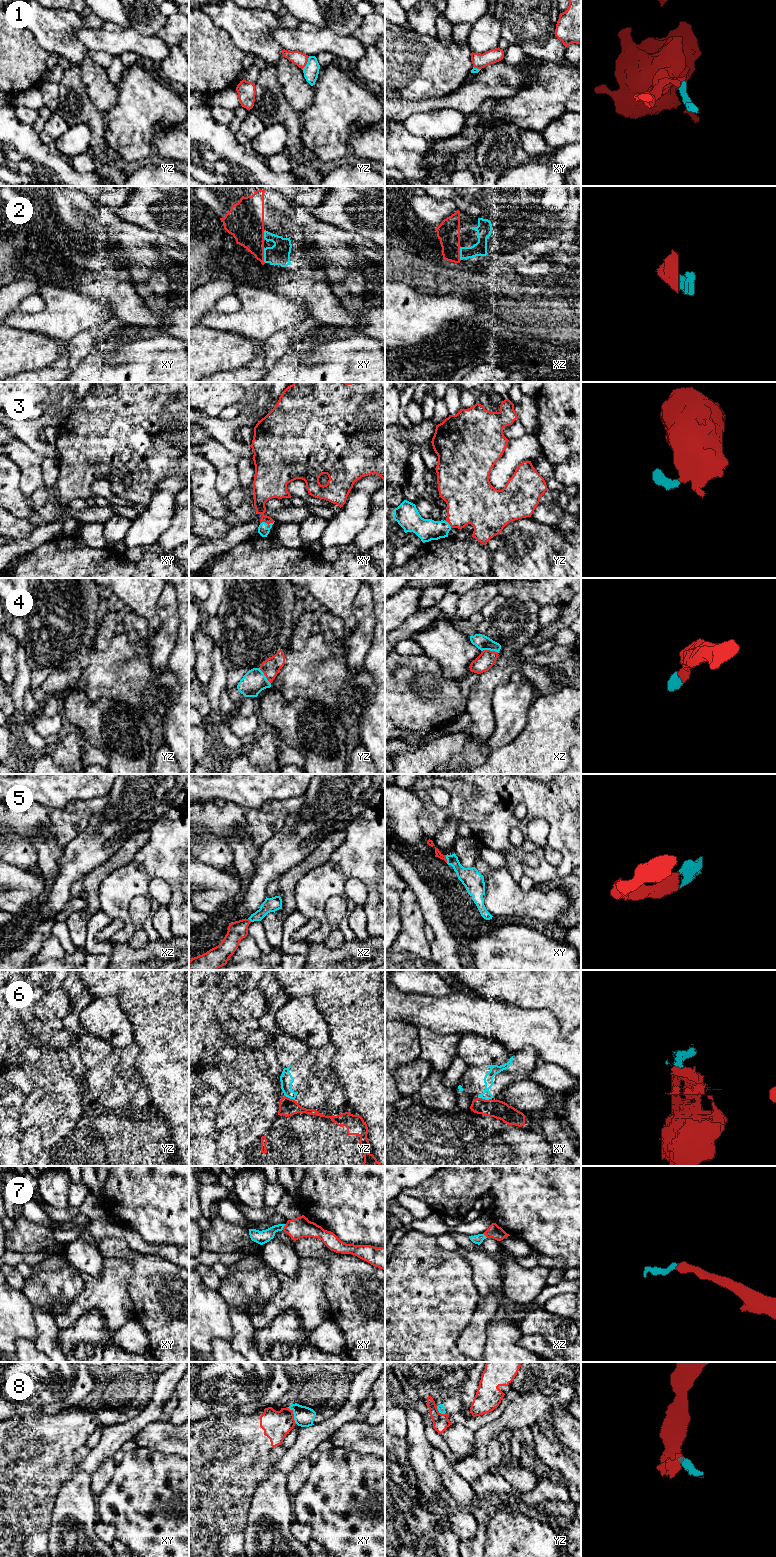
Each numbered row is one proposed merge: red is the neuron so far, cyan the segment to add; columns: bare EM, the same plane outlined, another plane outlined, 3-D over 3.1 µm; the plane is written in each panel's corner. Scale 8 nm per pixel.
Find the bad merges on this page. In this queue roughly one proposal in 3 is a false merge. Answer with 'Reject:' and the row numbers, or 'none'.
Reject: 1, 6, 8

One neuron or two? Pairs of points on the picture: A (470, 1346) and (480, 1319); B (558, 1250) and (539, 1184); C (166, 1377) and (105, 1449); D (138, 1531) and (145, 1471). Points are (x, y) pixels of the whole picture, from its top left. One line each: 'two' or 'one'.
A: one
B: one
C: one
D: one

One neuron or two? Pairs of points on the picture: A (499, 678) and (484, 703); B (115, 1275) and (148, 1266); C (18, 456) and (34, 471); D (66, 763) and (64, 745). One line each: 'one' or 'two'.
A: one
B: two
C: one
D: one

